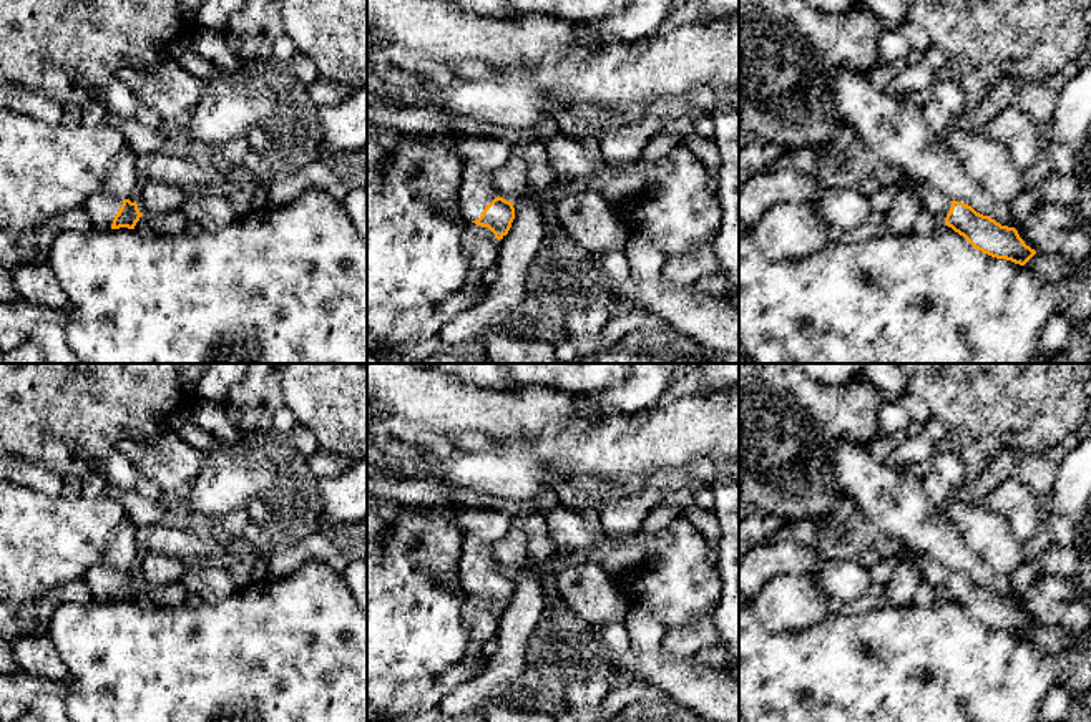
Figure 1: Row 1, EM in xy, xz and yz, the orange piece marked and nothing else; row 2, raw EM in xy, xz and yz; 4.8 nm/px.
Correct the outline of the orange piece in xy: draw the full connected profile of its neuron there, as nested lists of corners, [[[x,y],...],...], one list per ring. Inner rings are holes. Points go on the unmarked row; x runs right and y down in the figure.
[[[103,559],[93,564],[83,578],[93,594],[95,602],[128,599],[135,601],[143,588],[136,574],[120,571]]]

